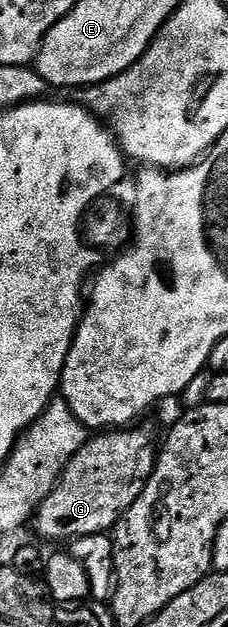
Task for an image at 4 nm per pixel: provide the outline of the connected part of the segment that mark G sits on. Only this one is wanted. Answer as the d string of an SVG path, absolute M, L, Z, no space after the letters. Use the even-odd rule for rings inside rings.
M121 427L90 436L84 447L65 464L53 493L38 509L35 526L39 536L49 541L68 542L96 533L109 533L116 526L145 490L157 463L159 449L156 444L153 446L152 435L137 428L141 427Z

